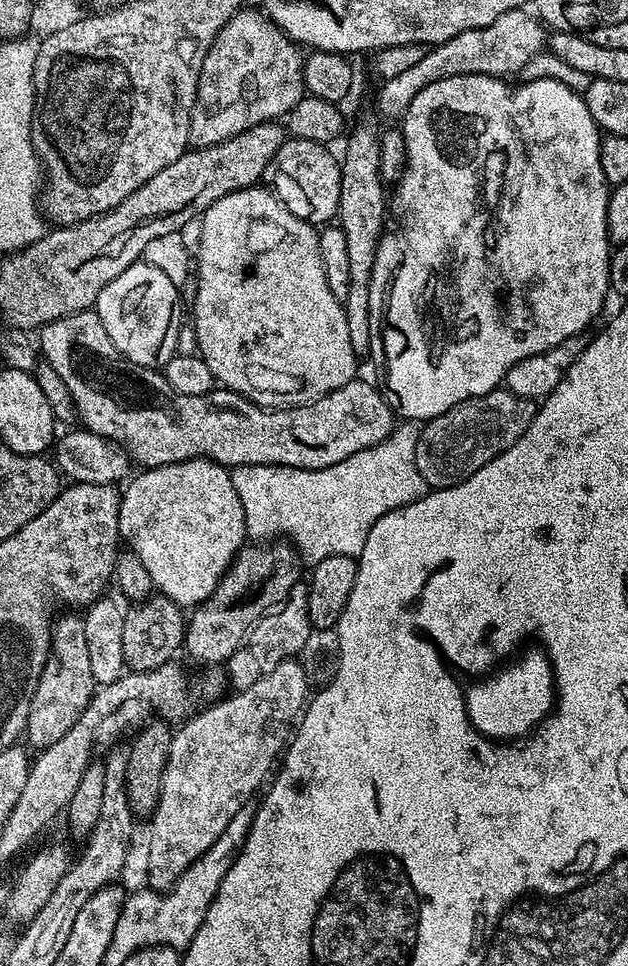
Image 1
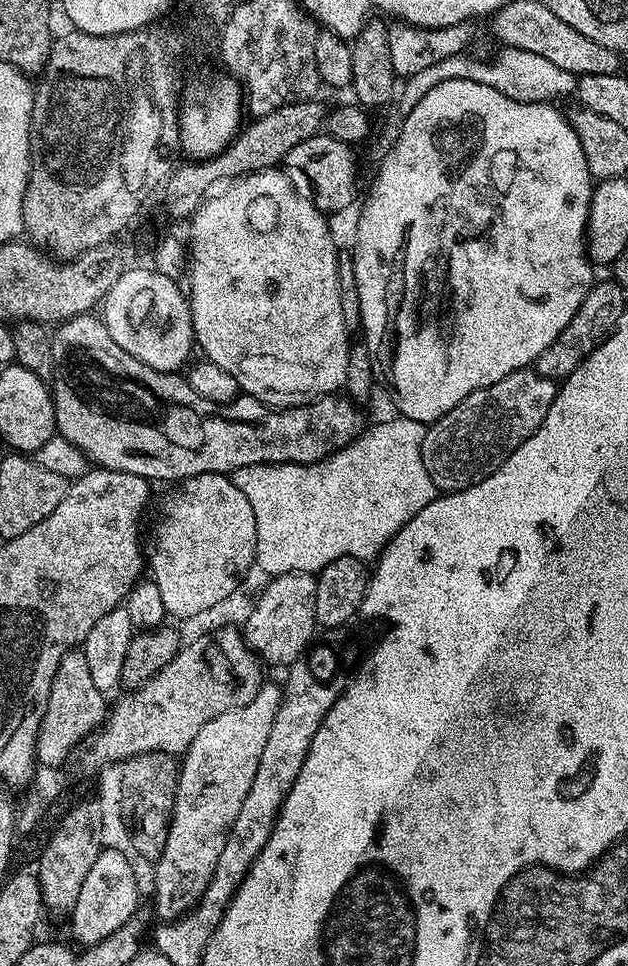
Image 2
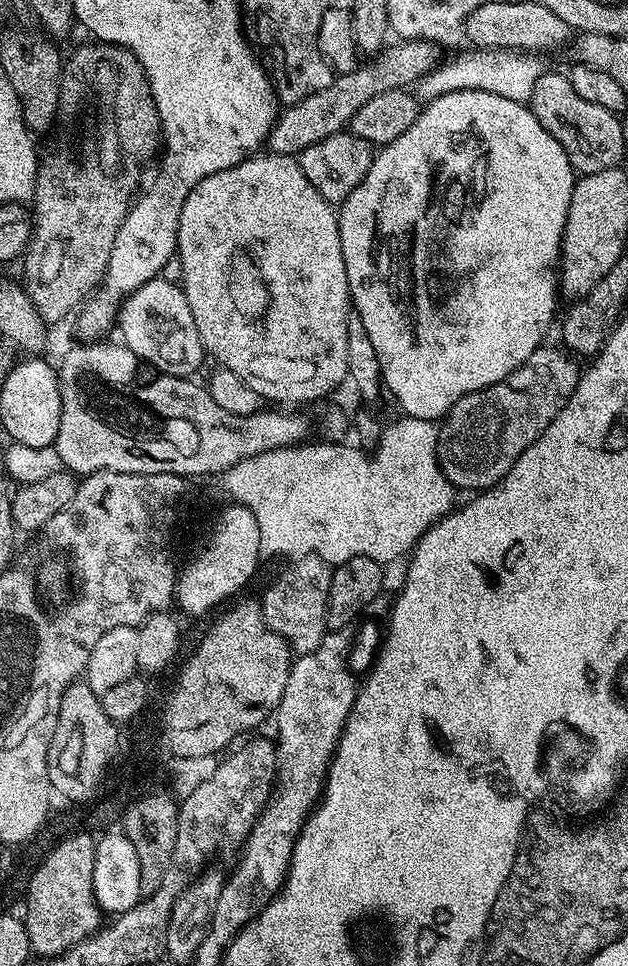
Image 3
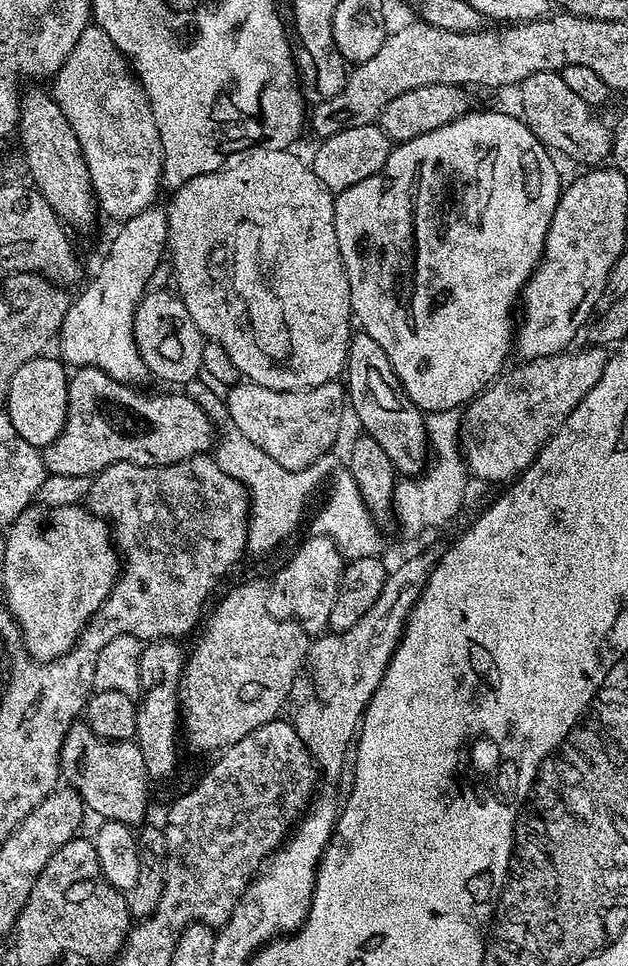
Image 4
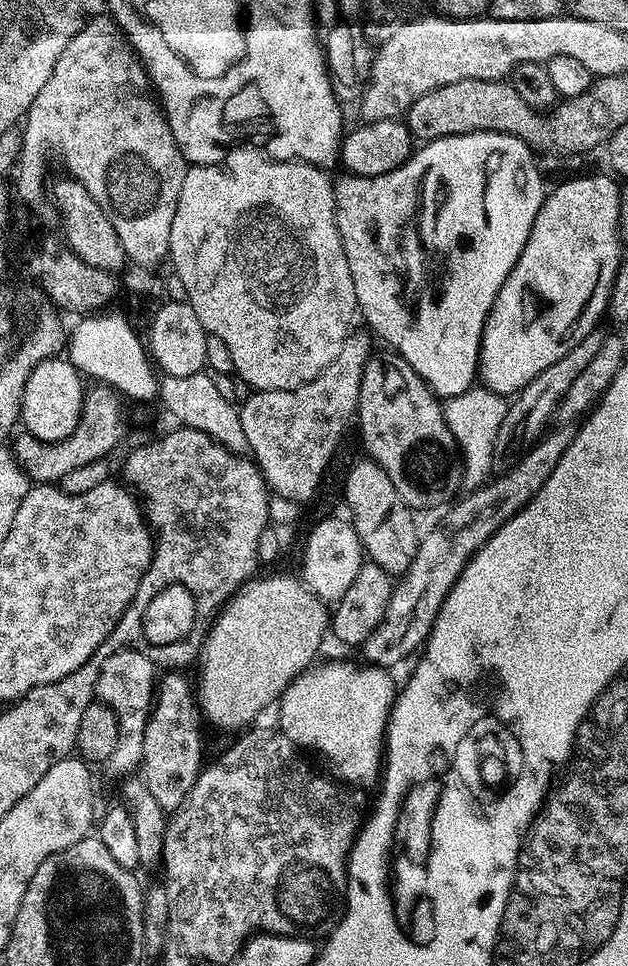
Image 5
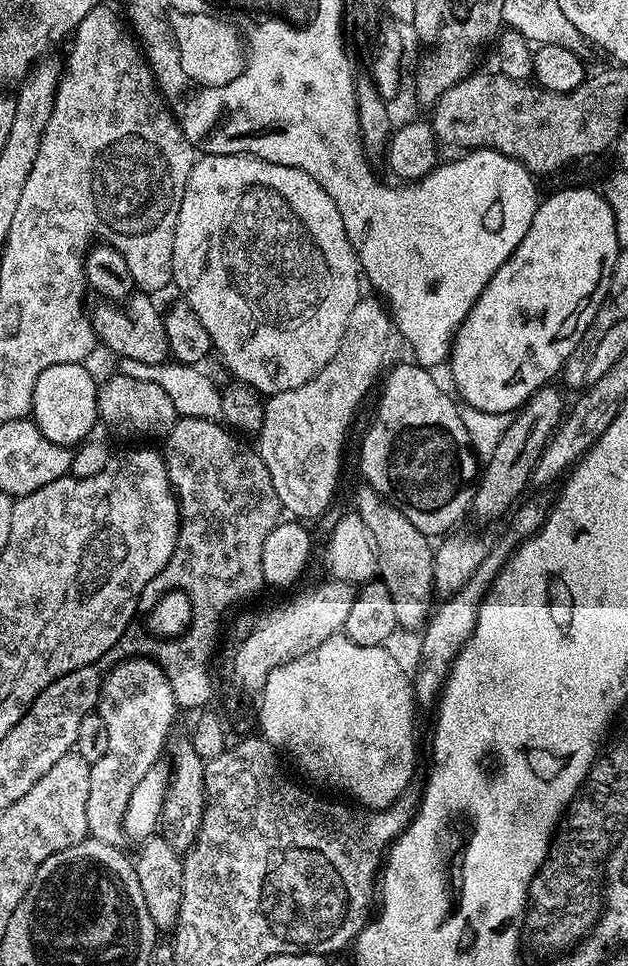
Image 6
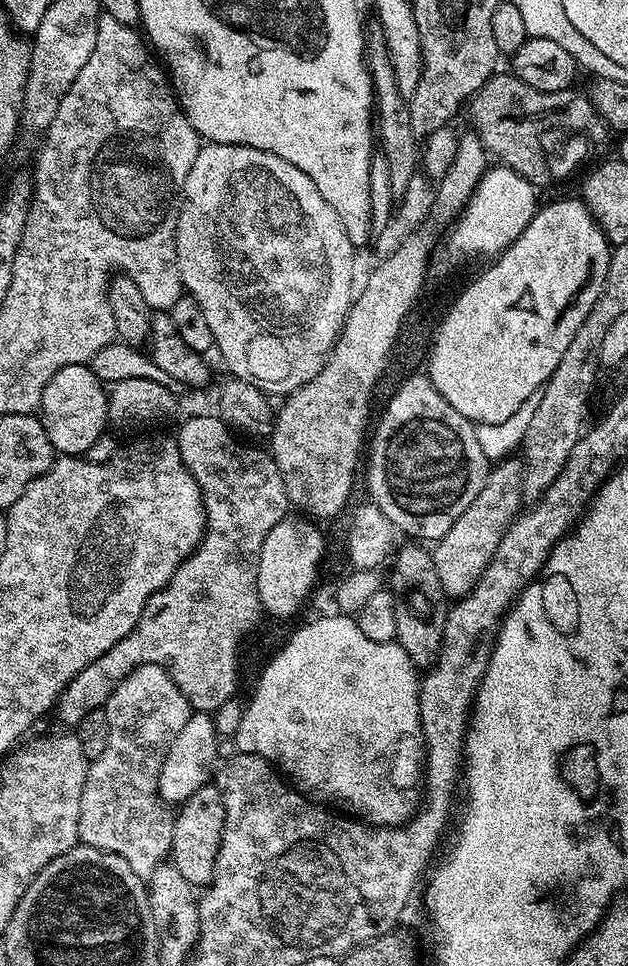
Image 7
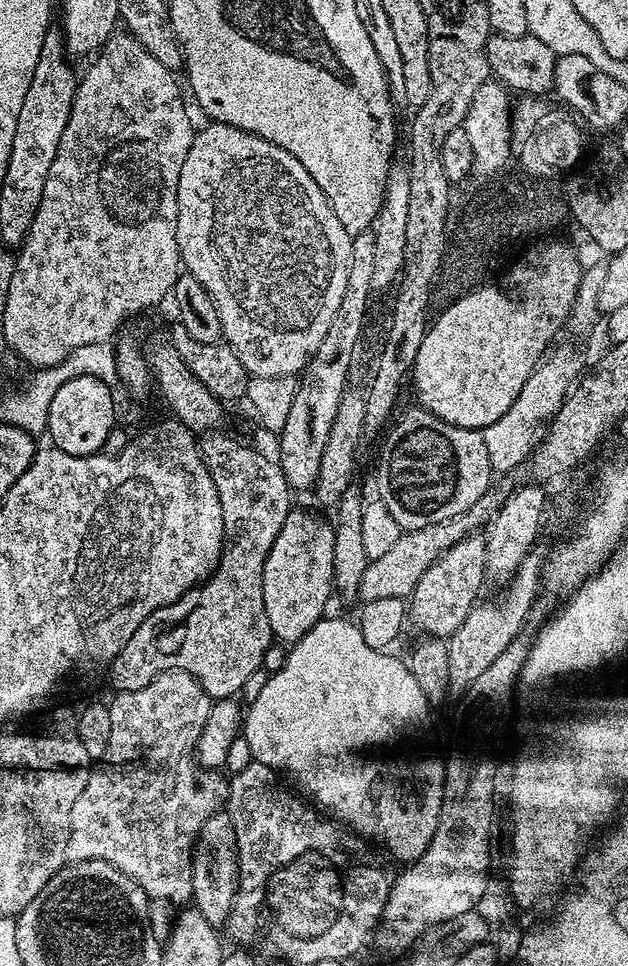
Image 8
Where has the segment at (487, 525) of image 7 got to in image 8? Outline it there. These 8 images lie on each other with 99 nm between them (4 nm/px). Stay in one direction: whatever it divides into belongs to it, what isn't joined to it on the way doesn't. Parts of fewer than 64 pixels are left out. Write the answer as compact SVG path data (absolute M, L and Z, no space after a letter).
M472 533L455 543L446 554L440 555L422 574L406 610L409 625L413 625L421 635L447 638L462 626L481 595L482 584L486 582L485 562L488 555L485 544L486 540L481 535Z

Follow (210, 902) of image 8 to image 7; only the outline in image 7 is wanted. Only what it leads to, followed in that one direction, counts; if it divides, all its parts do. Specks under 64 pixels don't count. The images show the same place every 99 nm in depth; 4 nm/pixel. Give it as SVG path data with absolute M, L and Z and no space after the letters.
M212 782L204 784L190 798L184 800L175 813L170 860L182 874L182 878L186 878L195 888L205 887L212 880L224 826L225 807L222 803L221 792Z

